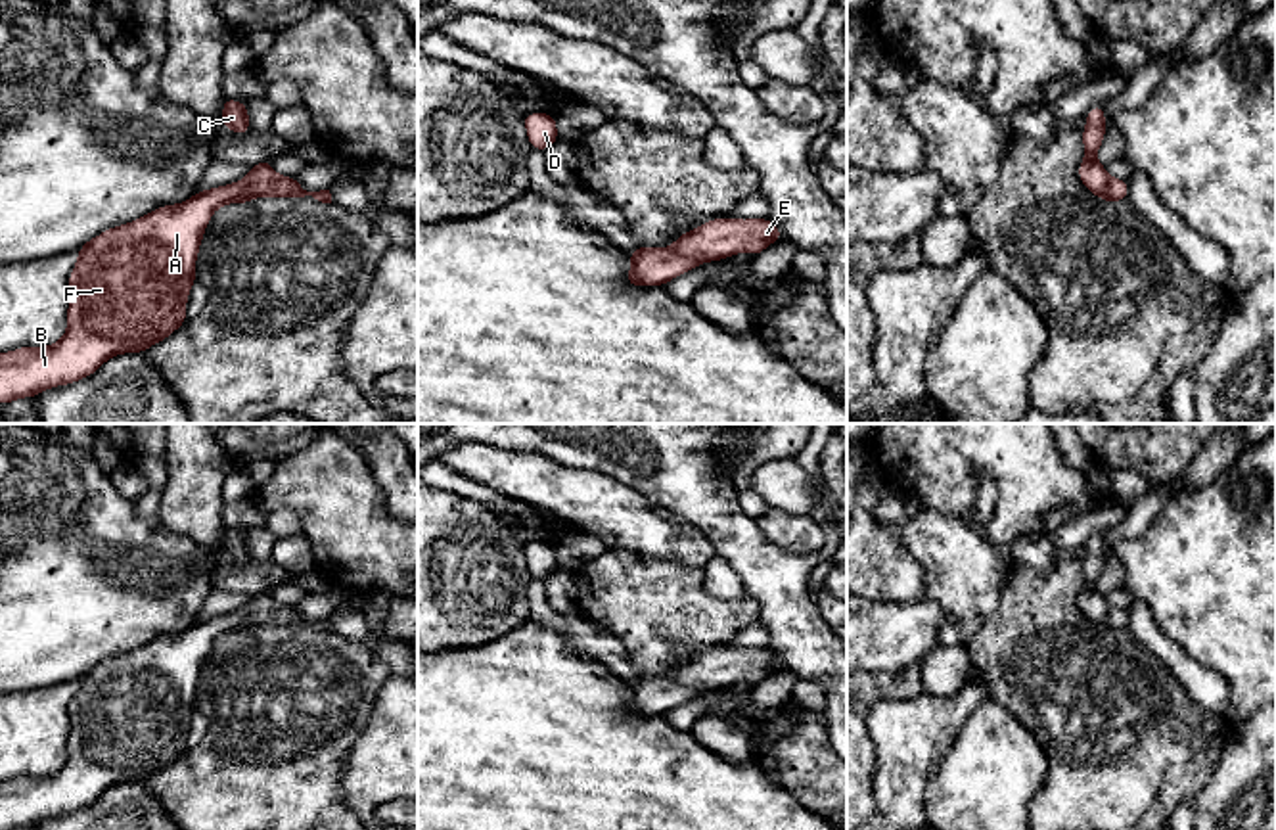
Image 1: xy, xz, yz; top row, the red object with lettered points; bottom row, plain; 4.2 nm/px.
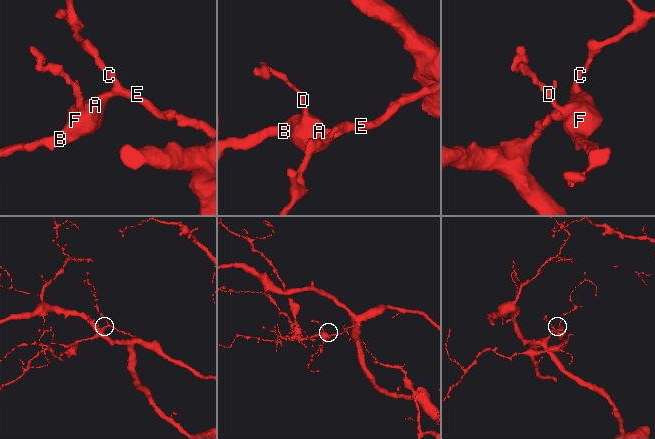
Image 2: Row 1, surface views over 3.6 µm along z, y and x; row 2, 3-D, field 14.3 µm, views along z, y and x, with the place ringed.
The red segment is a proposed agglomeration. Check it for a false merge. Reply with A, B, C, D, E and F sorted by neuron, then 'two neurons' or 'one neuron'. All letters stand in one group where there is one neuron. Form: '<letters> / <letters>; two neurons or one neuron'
A B C D E F; one neuron

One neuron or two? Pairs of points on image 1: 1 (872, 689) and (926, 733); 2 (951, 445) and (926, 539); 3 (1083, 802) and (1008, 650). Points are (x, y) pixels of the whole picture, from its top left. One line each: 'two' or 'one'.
1: two
2: two
3: one

